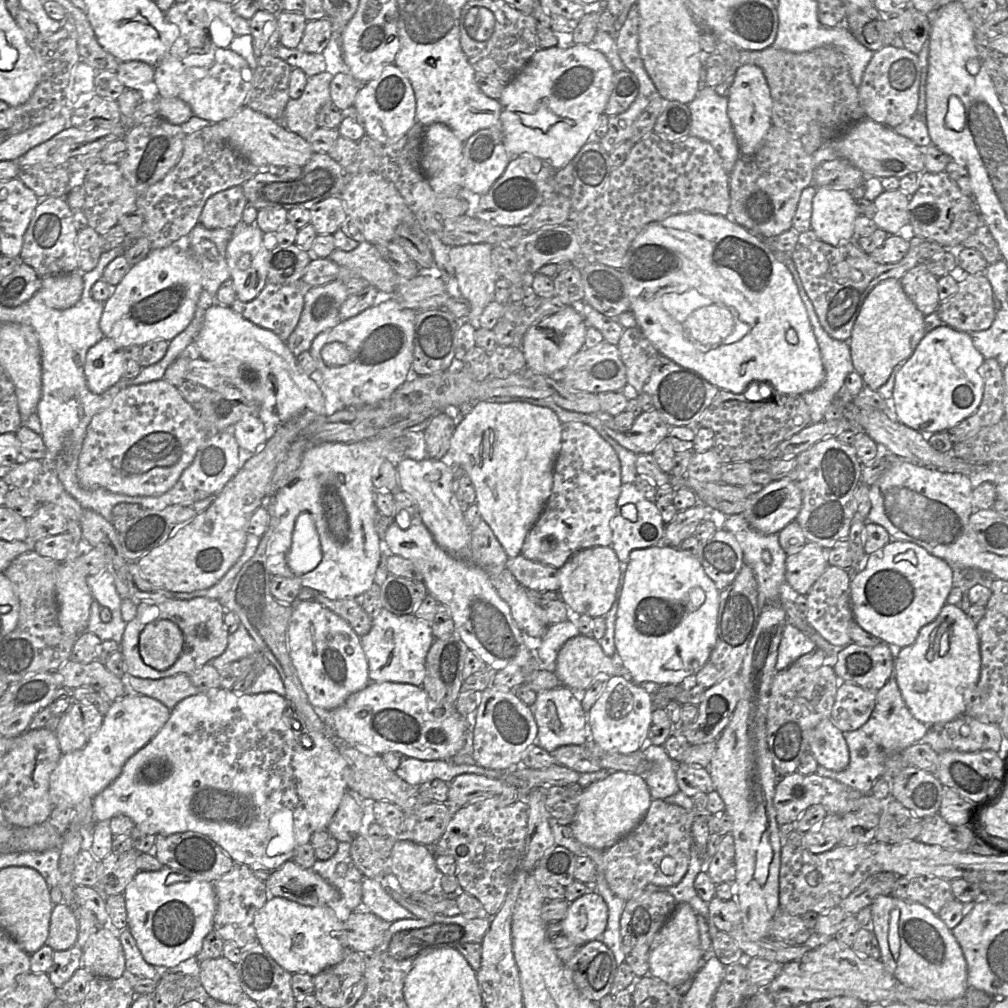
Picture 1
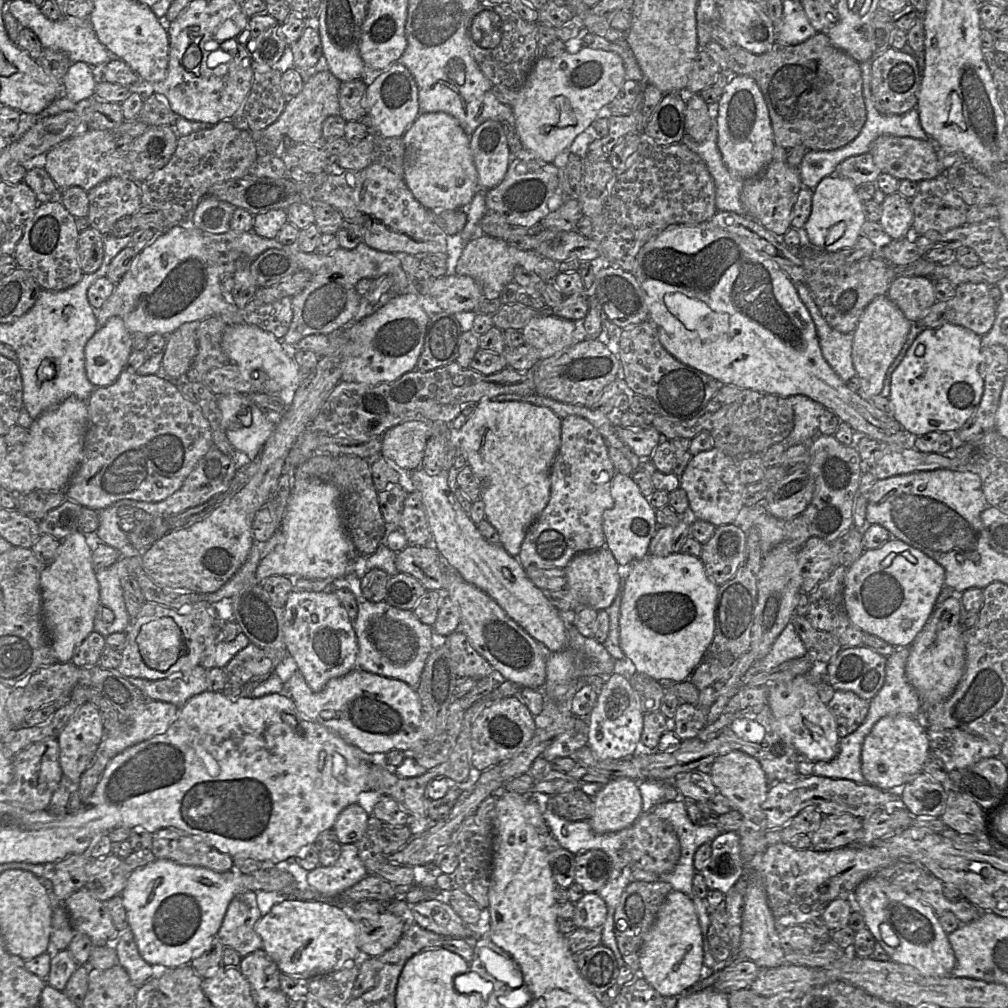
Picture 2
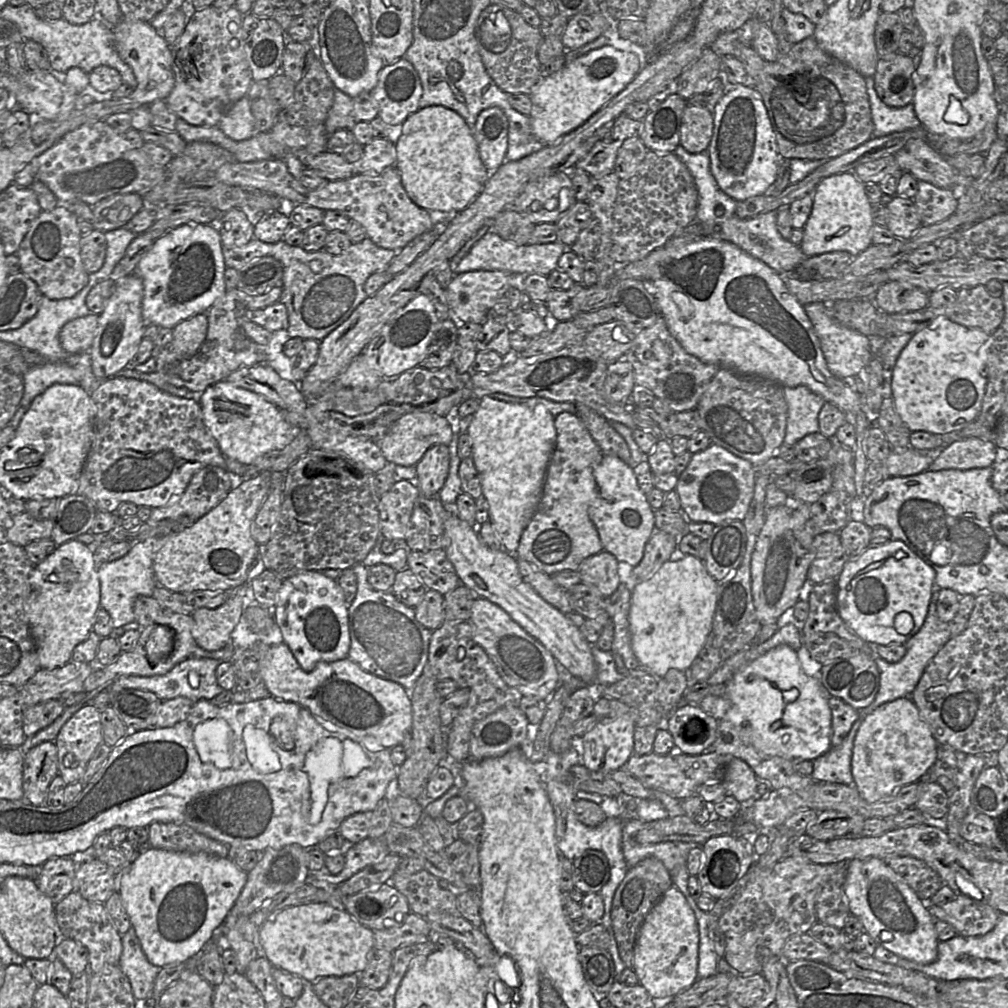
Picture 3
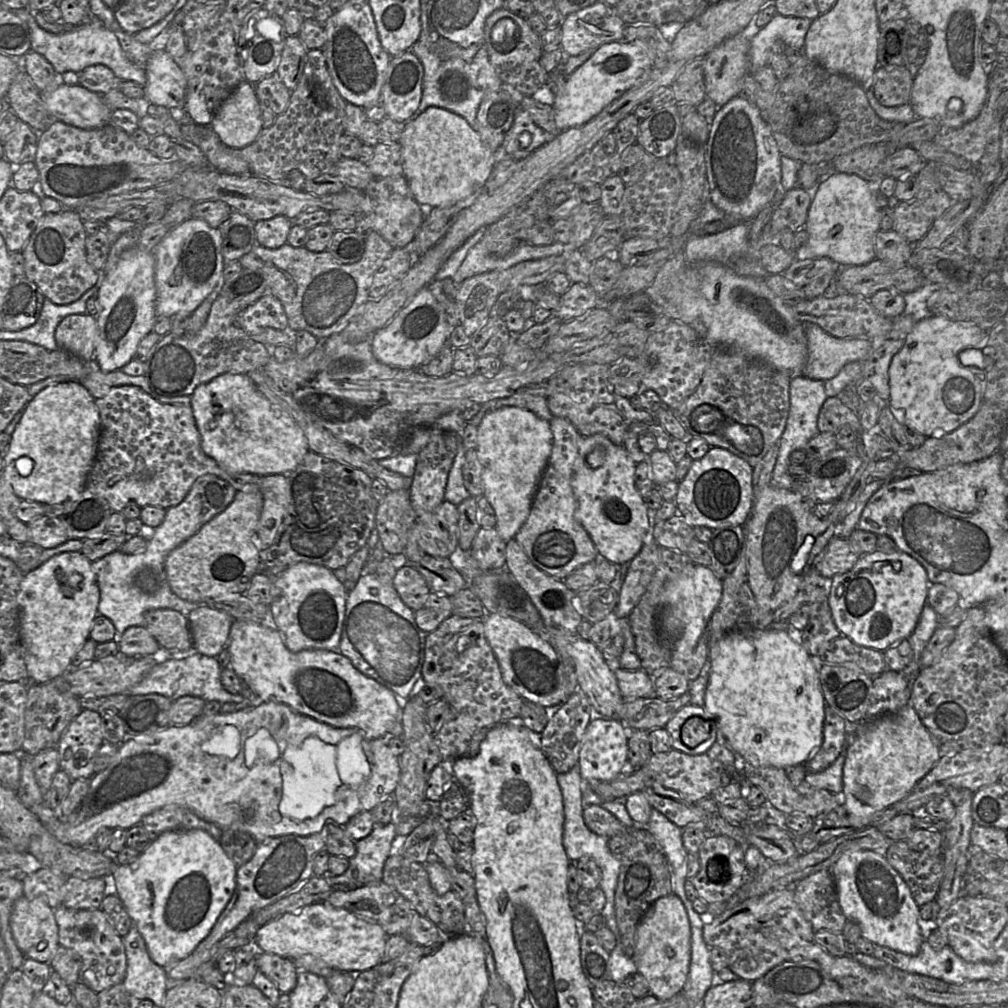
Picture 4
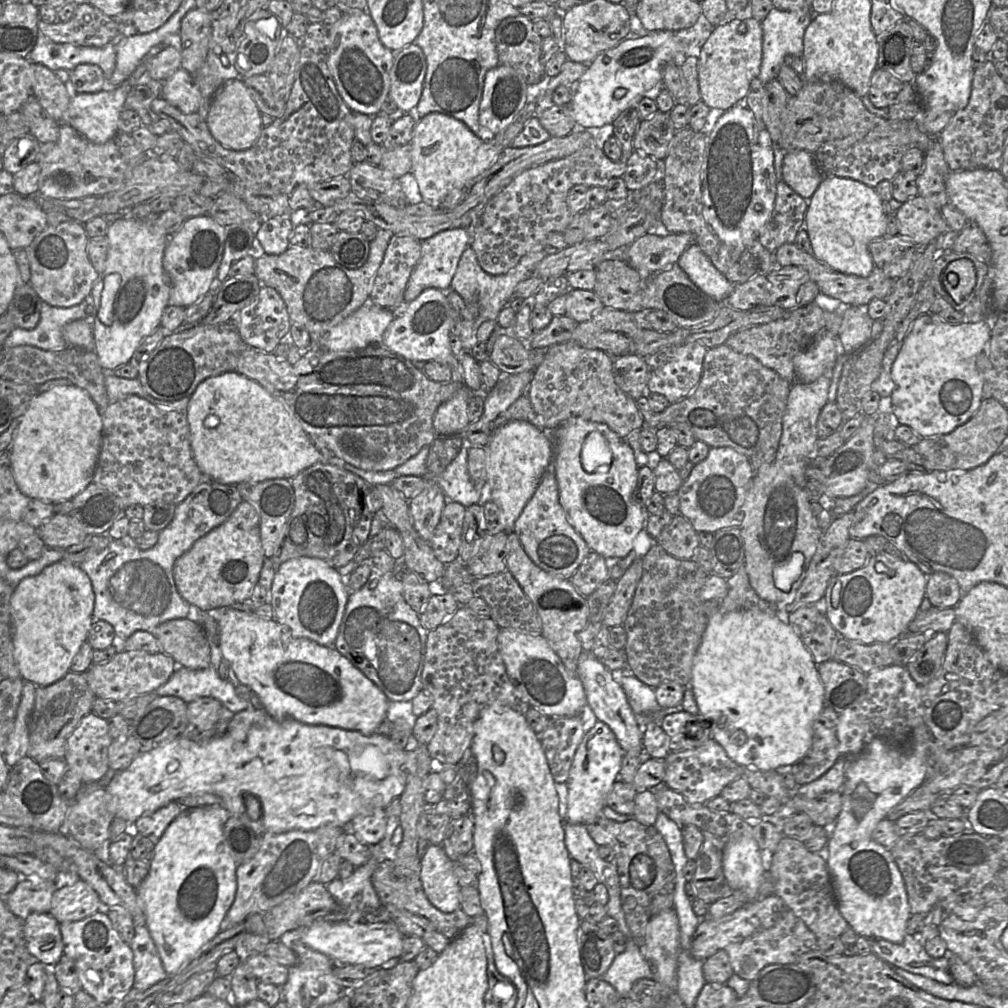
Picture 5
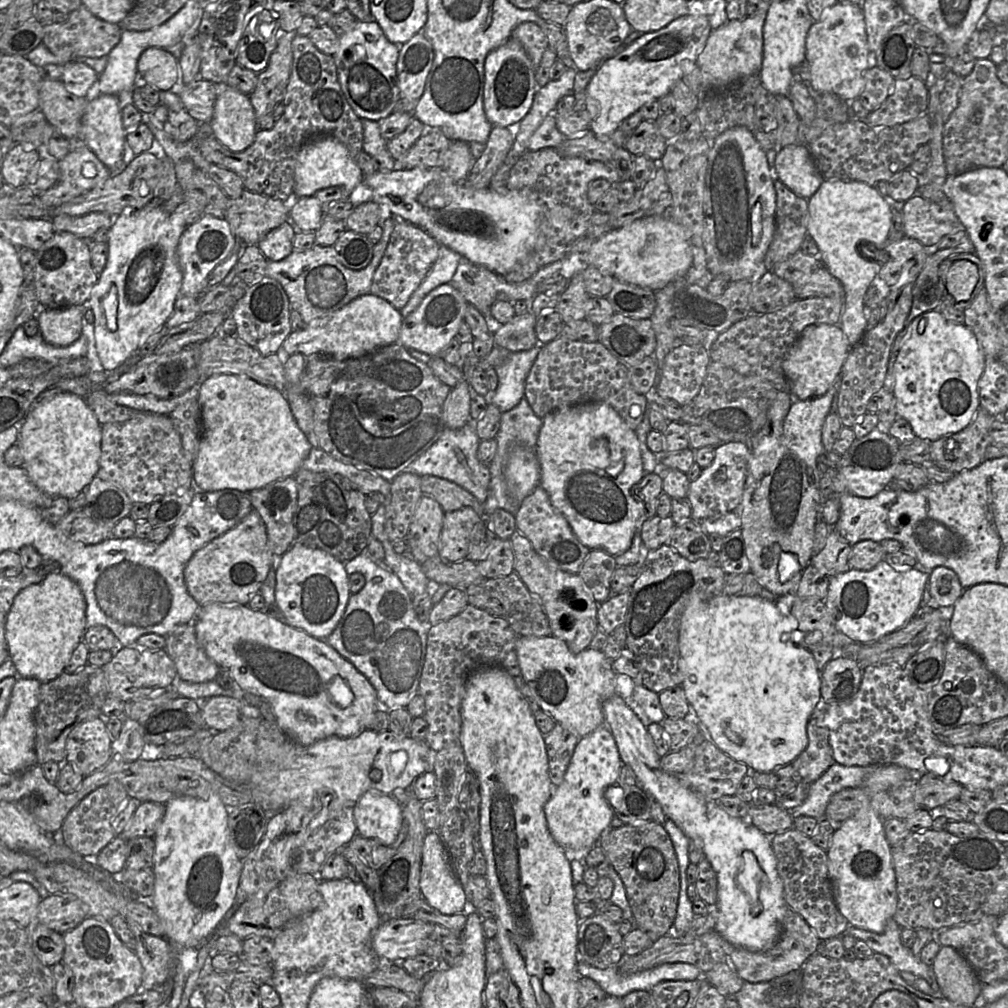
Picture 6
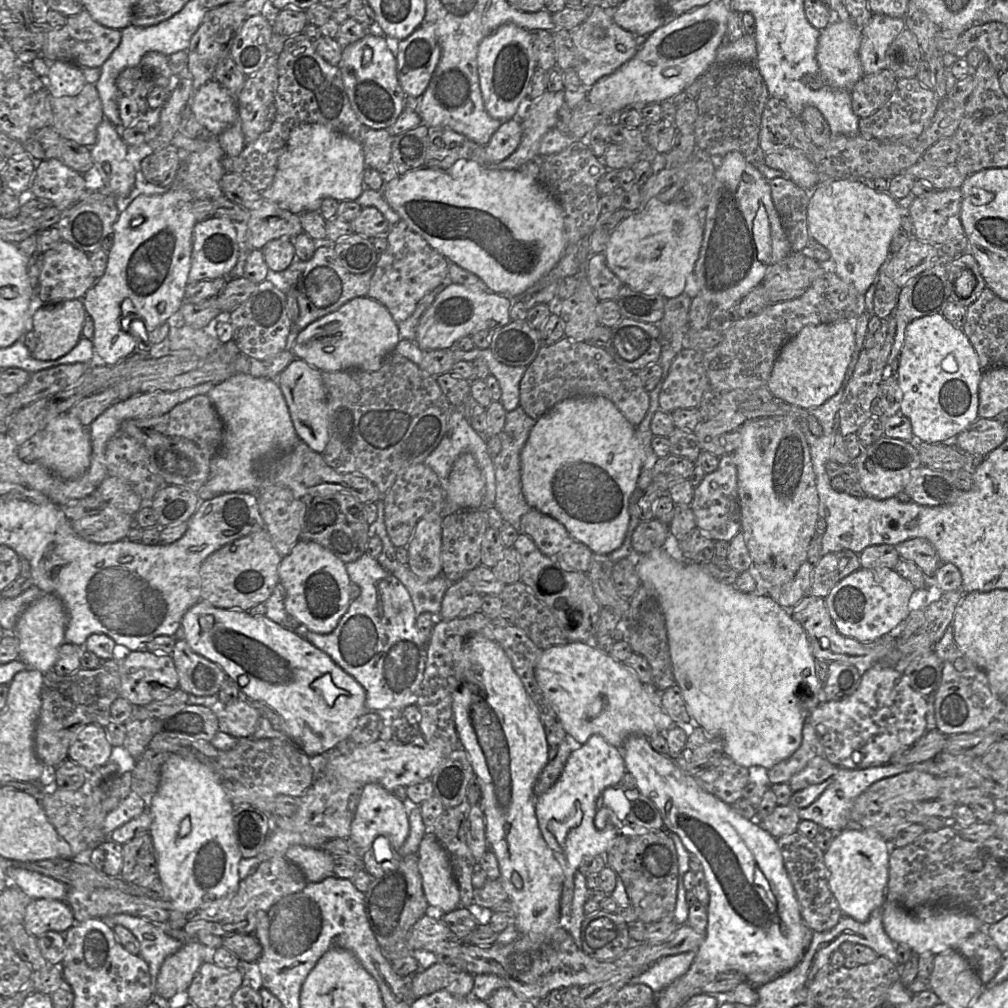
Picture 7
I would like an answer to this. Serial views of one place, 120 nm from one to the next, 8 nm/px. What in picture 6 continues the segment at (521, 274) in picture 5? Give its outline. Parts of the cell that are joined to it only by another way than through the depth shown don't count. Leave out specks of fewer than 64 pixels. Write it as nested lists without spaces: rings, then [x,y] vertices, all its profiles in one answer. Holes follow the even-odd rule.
[[[461,257],[455,274],[449,283],[458,290],[469,304],[472,304],[485,318],[489,333],[493,334],[498,324],[491,316],[491,306],[498,300],[515,302],[517,300],[529,300],[536,294],[537,285],[544,279],[558,275],[562,267],[561,260],[549,263],[541,267],[533,276],[523,282],[509,283],[501,275],[498,275],[487,268],[474,264],[465,257]]]

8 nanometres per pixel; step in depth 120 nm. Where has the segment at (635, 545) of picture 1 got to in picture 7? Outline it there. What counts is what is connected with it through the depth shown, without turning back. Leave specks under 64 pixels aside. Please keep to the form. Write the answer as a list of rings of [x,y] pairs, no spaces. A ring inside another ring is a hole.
[[[584,395],[562,400],[536,420],[529,437],[520,453],[521,486],[527,504],[538,511],[551,516],[565,526],[569,534],[577,541],[586,545],[593,553],[609,555],[618,549],[624,539],[629,524],[629,503],[636,489],[643,465],[643,451],[639,442],[637,427],[632,425],[617,406],[603,396]]]

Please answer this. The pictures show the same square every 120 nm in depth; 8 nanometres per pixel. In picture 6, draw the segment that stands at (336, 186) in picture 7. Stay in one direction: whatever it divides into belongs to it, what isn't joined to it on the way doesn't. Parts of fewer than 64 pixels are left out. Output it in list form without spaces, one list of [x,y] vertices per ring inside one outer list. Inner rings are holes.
[[[320,136],[308,140],[298,153],[293,194],[296,198],[314,196],[317,191],[331,186],[343,187],[352,193],[363,179],[363,172],[342,143],[331,136]]]

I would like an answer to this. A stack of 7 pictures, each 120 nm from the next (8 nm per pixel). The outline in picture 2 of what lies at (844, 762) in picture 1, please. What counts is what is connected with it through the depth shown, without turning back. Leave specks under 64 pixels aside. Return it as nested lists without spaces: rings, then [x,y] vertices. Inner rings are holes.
[[[798,675],[789,682],[777,683],[769,689],[768,701],[779,724],[780,734],[799,754],[813,762],[833,760],[839,753],[839,741],[835,718],[818,695],[815,685],[805,675]]]

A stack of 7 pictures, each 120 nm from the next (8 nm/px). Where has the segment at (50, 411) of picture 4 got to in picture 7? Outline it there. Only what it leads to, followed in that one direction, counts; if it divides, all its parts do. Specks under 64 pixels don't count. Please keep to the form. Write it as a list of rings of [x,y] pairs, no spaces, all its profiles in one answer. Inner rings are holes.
[[[68,412],[50,420],[28,442],[32,442],[39,449],[38,462],[63,479],[81,476],[90,465],[92,447],[89,428],[82,425],[78,418]]]

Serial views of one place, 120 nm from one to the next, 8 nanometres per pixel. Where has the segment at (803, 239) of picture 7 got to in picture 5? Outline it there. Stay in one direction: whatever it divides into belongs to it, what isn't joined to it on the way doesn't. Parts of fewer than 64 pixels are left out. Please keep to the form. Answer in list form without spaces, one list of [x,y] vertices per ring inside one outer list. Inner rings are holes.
[[[783,180],[777,181],[777,194],[774,208],[759,235],[759,241],[764,248],[775,254],[776,250],[782,245],[794,243],[798,232],[804,229],[807,208],[808,200],[802,198]]]

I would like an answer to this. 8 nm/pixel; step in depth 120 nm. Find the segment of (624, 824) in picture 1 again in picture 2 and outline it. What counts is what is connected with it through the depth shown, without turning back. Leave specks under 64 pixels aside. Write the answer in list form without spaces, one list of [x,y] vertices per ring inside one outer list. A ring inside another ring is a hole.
[[[611,778],[592,800],[592,815],[582,821],[589,821],[598,834],[631,827],[643,813],[639,785],[630,778]]]

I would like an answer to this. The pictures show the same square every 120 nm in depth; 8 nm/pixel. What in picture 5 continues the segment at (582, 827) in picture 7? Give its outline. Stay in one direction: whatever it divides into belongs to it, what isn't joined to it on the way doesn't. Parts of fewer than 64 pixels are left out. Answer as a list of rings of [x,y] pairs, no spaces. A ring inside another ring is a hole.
[[[597,720],[594,727],[584,734],[575,753],[566,781],[568,802],[565,821],[573,824],[589,825],[602,815],[602,810],[606,805],[606,798],[614,783],[619,780],[625,753],[614,732],[601,721]]]

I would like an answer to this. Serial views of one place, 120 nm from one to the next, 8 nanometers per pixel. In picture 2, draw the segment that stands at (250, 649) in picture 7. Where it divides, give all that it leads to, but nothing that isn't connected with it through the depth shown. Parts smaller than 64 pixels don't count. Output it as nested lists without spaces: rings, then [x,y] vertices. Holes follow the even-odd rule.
[[[356,667],[344,676],[329,680],[319,692],[310,689],[299,670],[295,670],[284,682],[284,685],[285,692],[294,700],[298,710],[305,717],[325,726],[354,748],[359,748],[371,756],[384,756],[391,750],[400,750],[406,754],[426,745],[418,693],[415,688],[410,687],[402,680],[385,677]]]

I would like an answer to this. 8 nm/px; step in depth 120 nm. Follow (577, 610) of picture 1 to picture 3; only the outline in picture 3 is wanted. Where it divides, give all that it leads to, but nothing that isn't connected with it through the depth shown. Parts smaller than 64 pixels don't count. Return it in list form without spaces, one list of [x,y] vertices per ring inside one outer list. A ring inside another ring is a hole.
[[[604,550],[585,558],[577,571],[581,583],[595,587],[606,598],[616,591],[620,583],[618,561]]]

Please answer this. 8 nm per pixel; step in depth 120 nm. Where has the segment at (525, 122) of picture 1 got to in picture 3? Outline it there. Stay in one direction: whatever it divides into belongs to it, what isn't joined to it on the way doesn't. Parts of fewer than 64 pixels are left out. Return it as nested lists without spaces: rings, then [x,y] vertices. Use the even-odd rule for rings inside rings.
[[[605,45],[565,64],[553,75],[542,76],[529,95],[532,102],[529,116],[532,134],[544,145],[553,145],[583,125],[618,95],[640,70],[641,64],[635,54]]]

